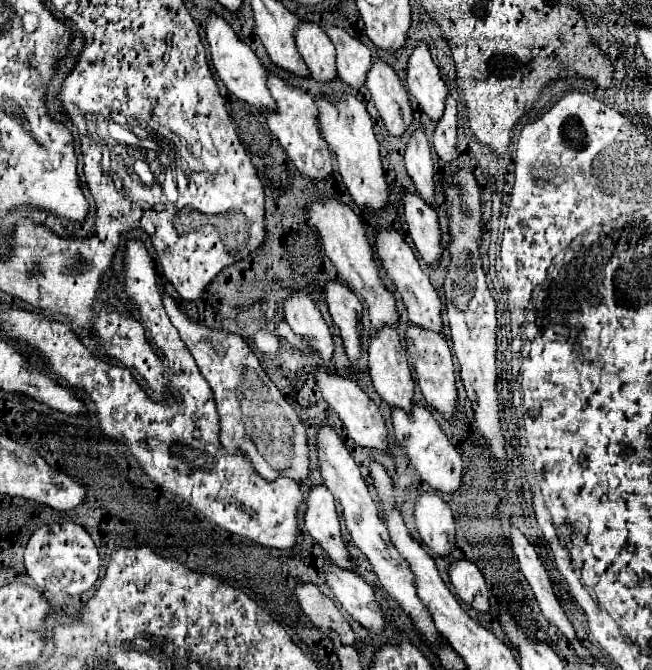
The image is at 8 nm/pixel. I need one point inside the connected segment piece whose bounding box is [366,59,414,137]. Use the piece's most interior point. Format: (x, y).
(391, 99)

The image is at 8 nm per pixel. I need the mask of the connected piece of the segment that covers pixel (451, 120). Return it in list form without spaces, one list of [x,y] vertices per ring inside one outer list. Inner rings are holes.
[[[448,97],[444,117],[436,123],[434,137],[432,137],[432,145],[434,145],[438,159],[444,163],[456,161],[460,155],[456,143],[458,143],[458,139],[456,139],[456,101],[452,97]]]

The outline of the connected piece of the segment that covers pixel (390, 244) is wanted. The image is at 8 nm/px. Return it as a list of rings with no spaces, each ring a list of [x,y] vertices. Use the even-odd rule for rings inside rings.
[[[394,227],[388,231],[380,231],[376,235],[376,255],[382,261],[388,275],[392,277],[392,281],[396,283],[396,289],[402,295],[404,305],[408,309],[410,321],[414,325],[428,329],[428,331],[442,333],[442,301],[440,301],[440,295],[434,289],[434,285],[428,281],[428,277],[422,273],[418,259],[414,257],[414,251],[404,243],[404,239],[400,237],[400,233]]]

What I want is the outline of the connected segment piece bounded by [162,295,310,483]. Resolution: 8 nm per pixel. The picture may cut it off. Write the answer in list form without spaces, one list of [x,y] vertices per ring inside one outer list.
[[[162,297],[170,321],[178,329],[180,339],[190,349],[200,373],[214,391],[222,423],[220,441],[224,449],[228,449],[228,453],[242,453],[244,459],[254,465],[256,473],[266,477],[266,481],[276,481],[276,477],[288,477],[296,483],[306,481],[310,475],[306,427],[278,387],[268,379],[248,343],[240,335],[214,331],[190,321],[172,297]]]

